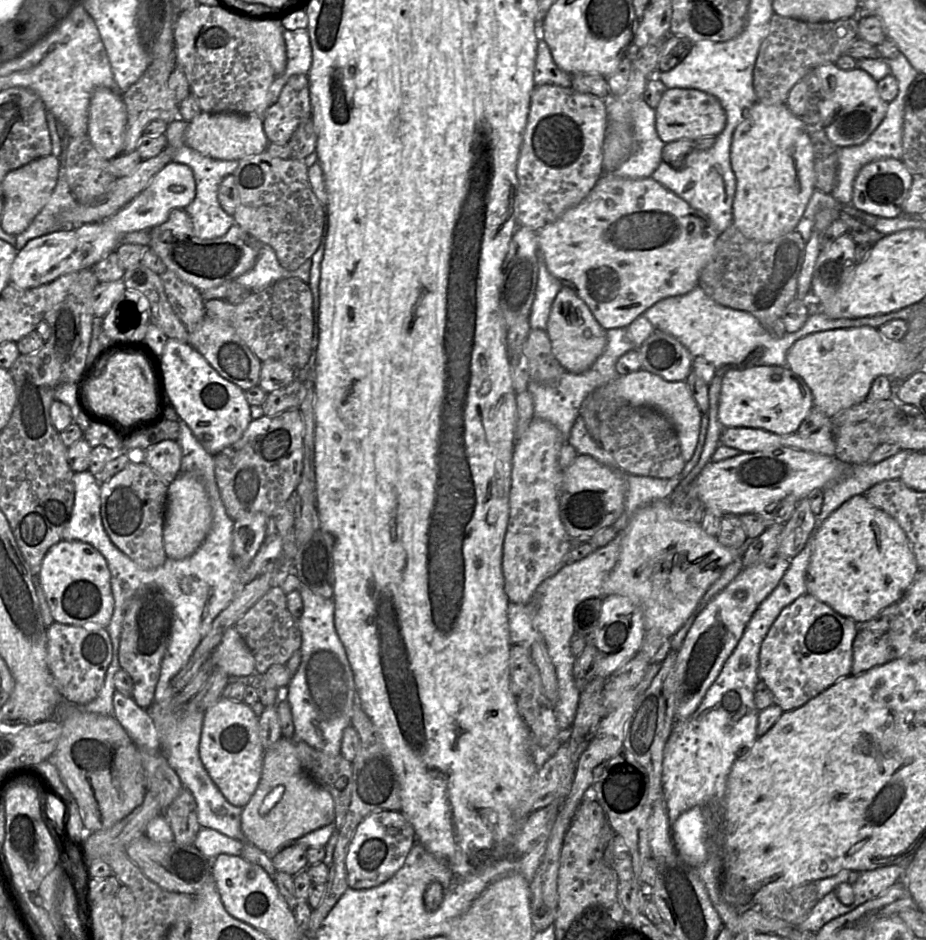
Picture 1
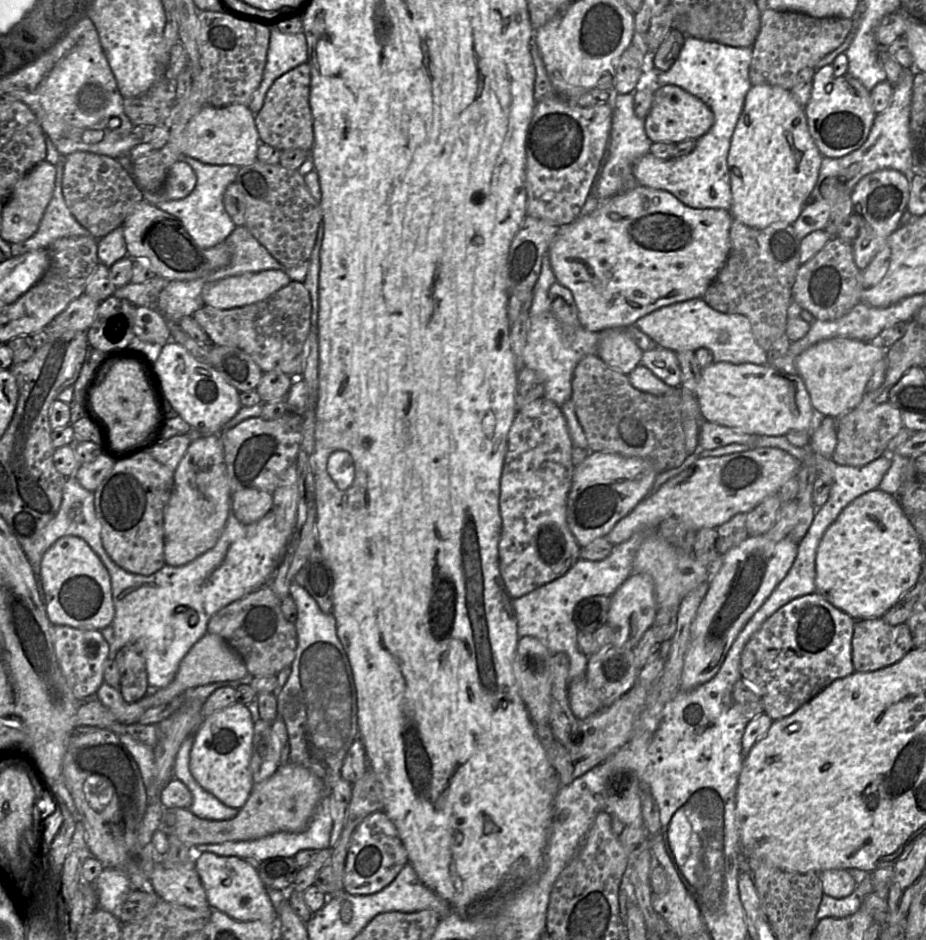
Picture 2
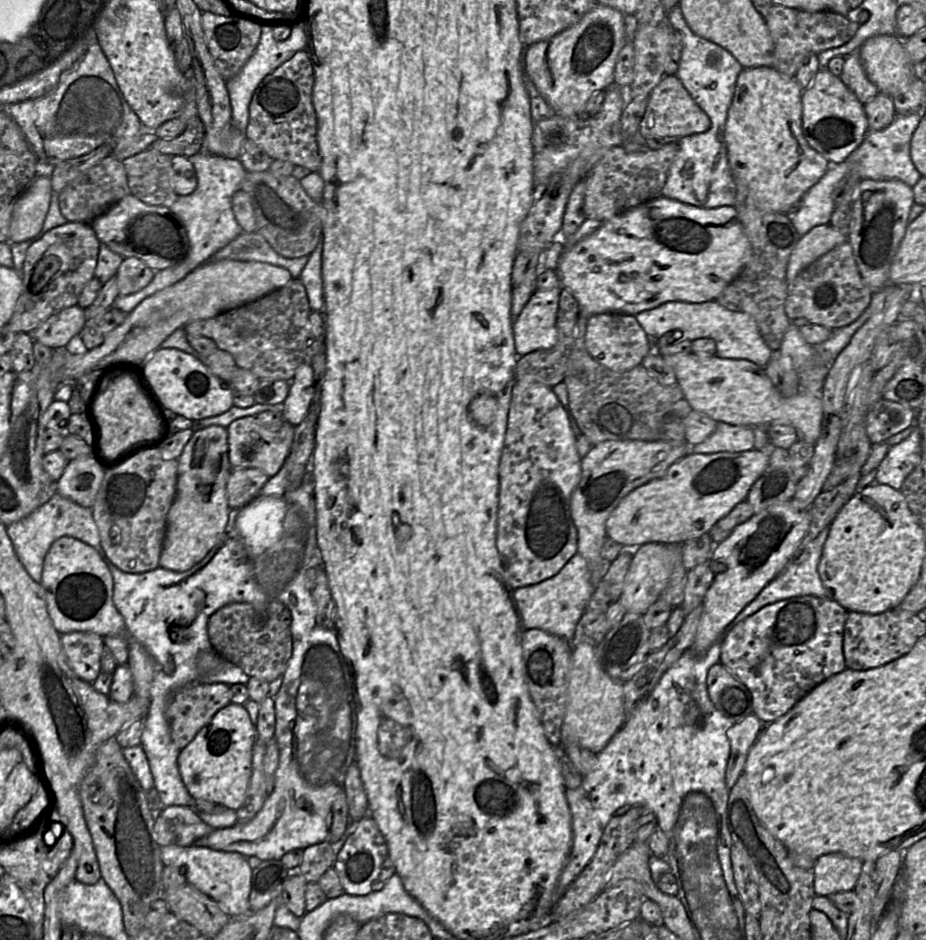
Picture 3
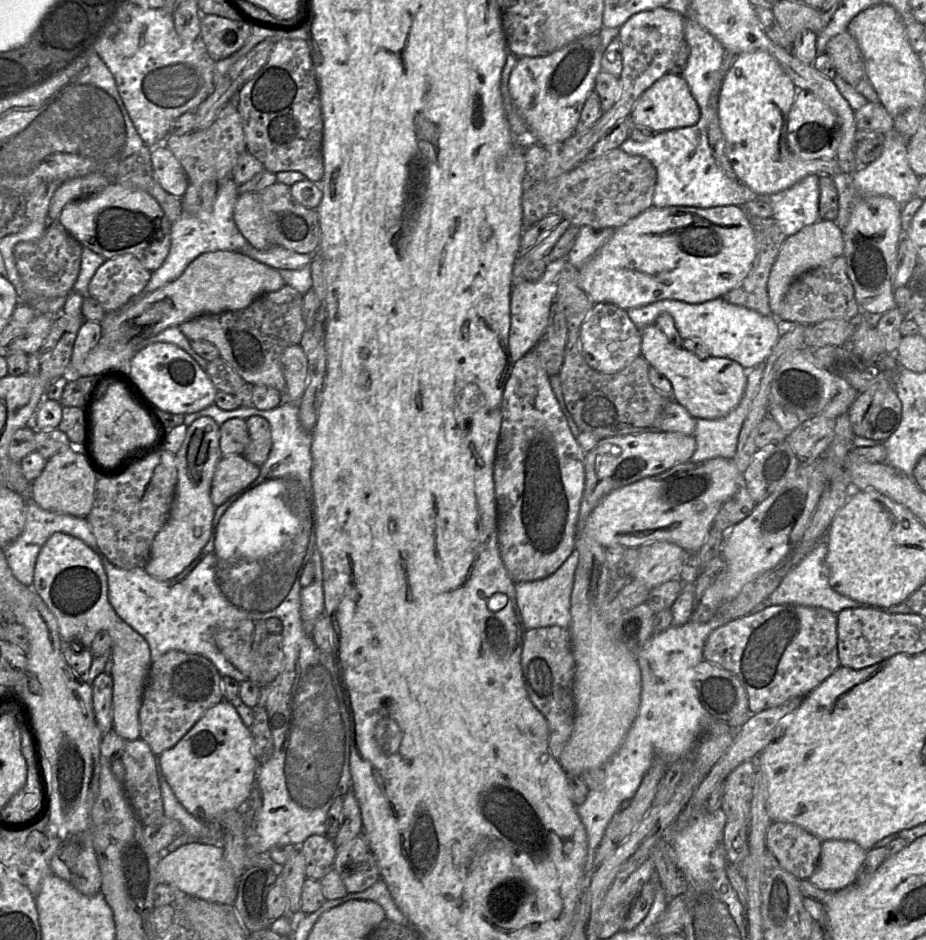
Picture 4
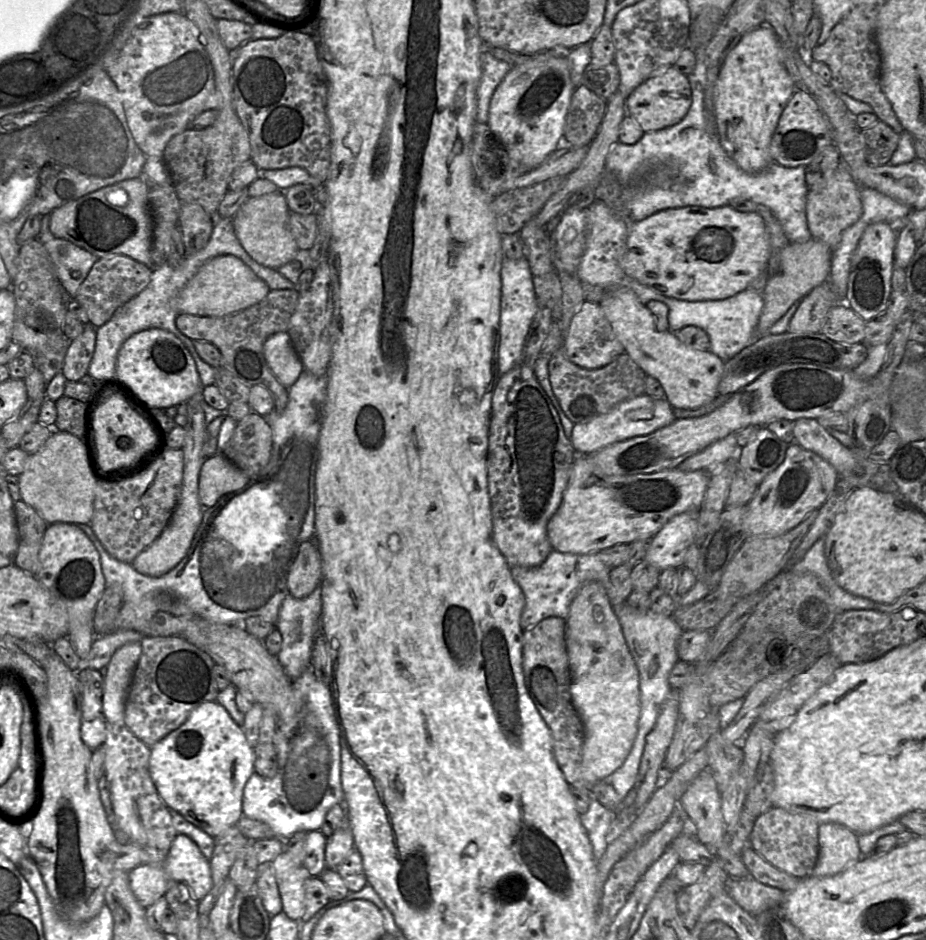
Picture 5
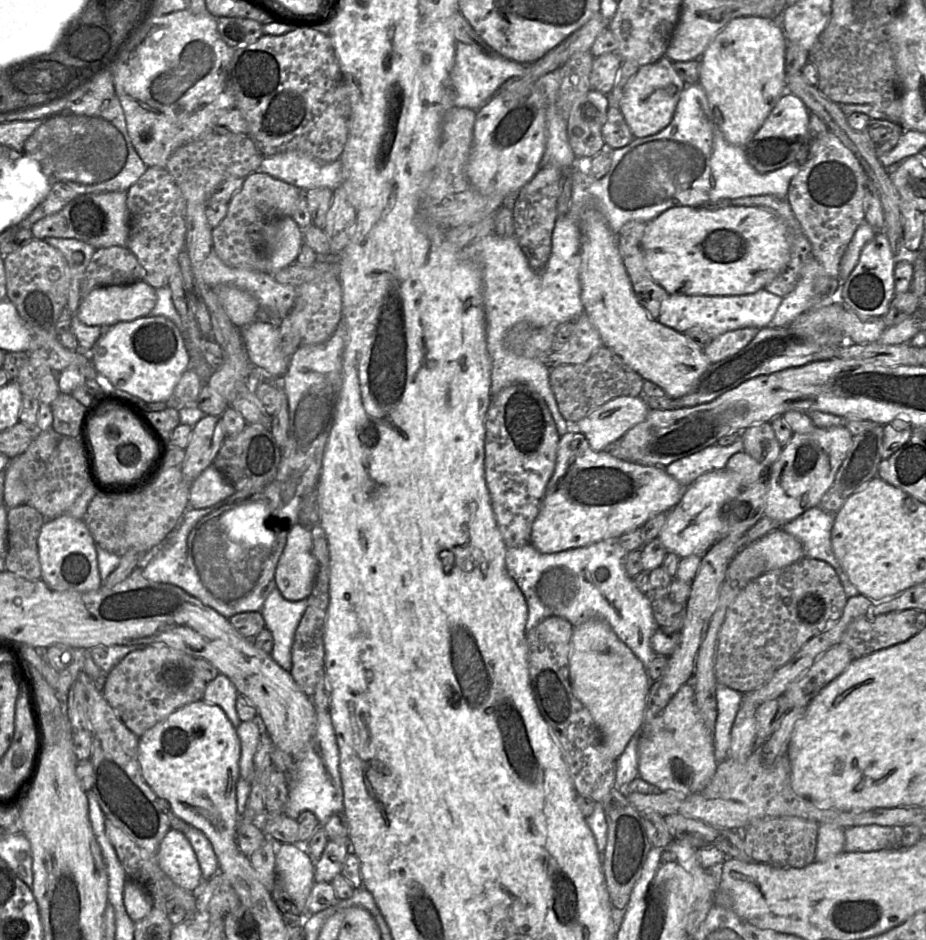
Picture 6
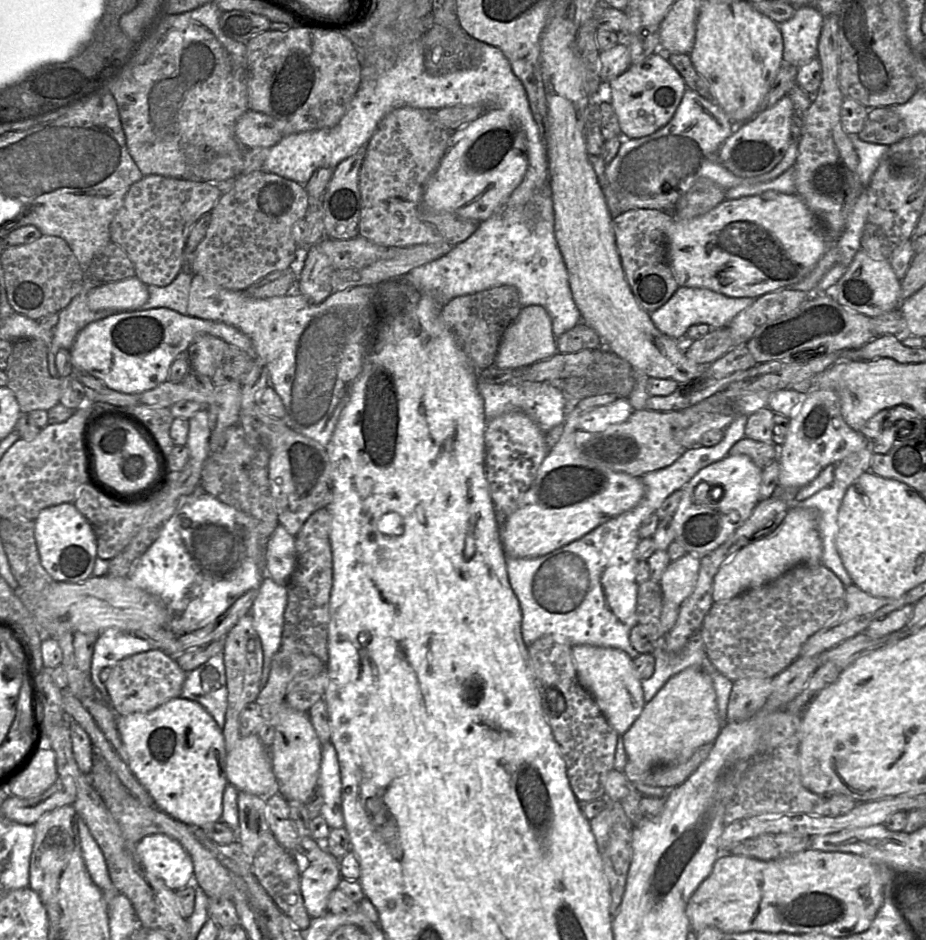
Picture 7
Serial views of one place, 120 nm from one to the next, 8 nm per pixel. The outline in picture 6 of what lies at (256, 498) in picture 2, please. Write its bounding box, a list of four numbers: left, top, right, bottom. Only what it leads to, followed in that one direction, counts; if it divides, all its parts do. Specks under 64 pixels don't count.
[189,464,235,508]

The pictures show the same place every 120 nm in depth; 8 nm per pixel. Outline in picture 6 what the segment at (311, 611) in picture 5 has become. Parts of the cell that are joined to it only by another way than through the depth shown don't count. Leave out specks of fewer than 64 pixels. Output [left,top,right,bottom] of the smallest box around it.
[261,588,307,673]

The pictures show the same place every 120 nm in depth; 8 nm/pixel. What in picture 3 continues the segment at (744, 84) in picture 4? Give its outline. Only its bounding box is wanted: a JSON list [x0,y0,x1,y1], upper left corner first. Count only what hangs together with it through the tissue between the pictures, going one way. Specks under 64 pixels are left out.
[725,67,829,214]

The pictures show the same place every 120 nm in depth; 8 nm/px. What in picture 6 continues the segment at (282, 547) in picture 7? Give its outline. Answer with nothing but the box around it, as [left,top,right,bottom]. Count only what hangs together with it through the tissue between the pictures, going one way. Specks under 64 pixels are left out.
[275,523,318,601]

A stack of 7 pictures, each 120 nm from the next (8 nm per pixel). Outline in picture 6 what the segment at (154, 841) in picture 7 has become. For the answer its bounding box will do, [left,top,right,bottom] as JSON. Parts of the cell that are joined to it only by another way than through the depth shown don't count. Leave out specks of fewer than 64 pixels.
[157,830,204,891]

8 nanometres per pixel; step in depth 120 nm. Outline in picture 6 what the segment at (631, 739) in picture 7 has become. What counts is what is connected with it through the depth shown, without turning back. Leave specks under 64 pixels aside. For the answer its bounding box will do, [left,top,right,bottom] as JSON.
[638,681,718,795]

